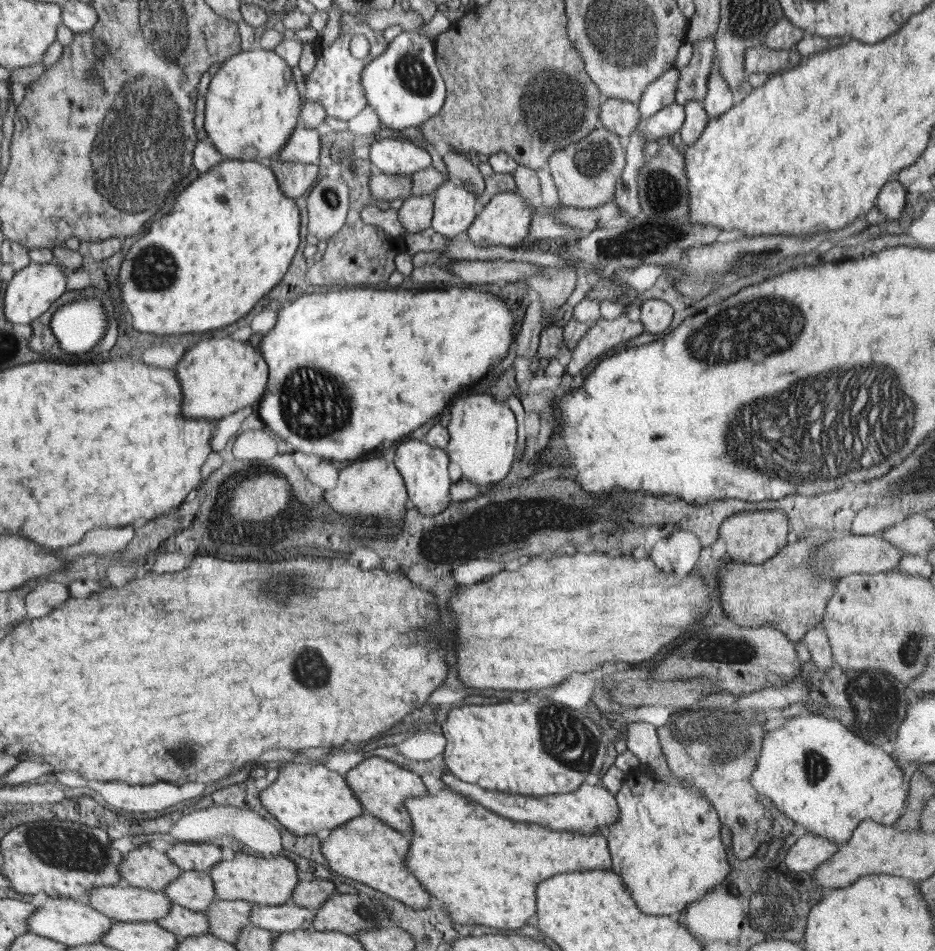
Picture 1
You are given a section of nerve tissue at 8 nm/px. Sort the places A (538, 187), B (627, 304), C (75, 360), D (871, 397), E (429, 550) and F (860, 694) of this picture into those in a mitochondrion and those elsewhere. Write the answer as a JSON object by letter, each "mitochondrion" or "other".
{"A":"other","B":"other","C":"other","D":"mitochondrion","E":"mitochondrion","F":"mitochondrion"}

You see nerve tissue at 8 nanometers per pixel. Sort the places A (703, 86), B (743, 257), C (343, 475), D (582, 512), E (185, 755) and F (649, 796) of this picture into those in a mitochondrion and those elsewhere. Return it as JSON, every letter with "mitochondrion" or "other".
{"A":"other","B":"mitochondrion","C":"other","D":"mitochondrion","E":"mitochondrion","F":"other"}

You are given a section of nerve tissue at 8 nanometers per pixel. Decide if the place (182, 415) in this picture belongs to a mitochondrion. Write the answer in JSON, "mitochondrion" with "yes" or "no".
{"mitochondrion":"no"}

